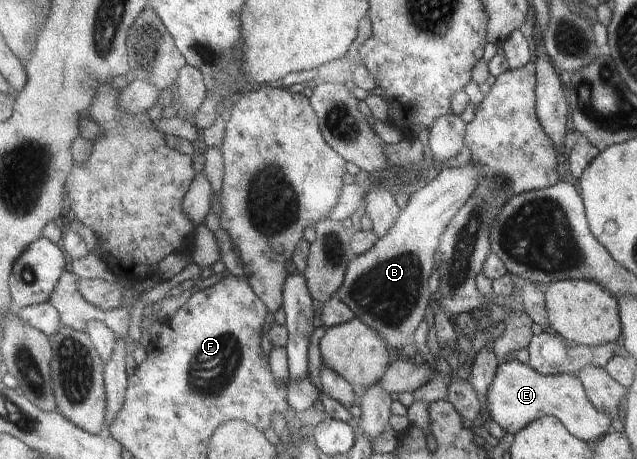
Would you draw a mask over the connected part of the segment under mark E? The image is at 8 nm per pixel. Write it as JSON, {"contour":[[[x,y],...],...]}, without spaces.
{"contour":[[[514,359],[499,365],[495,382],[489,391],[488,404],[490,418],[514,436],[541,417],[556,416],[581,440],[597,442],[598,438],[610,431],[610,423],[616,417],[602,412],[592,403],[578,375],[564,372],[547,376],[529,364]]]}

